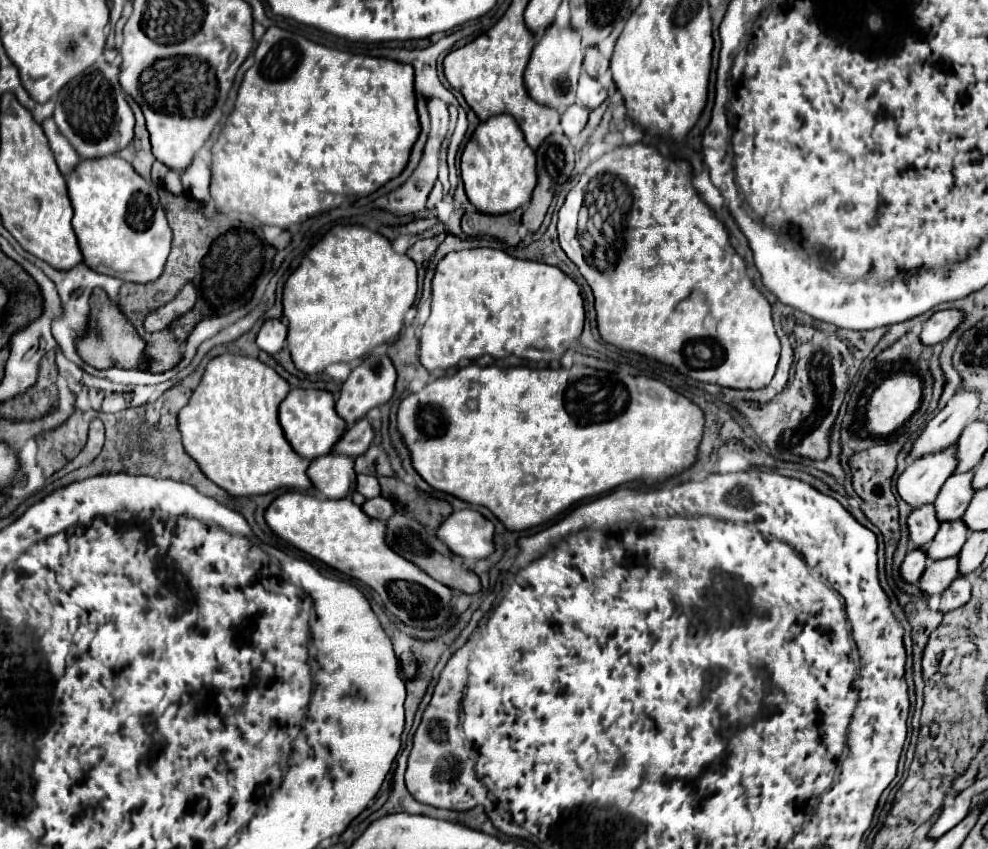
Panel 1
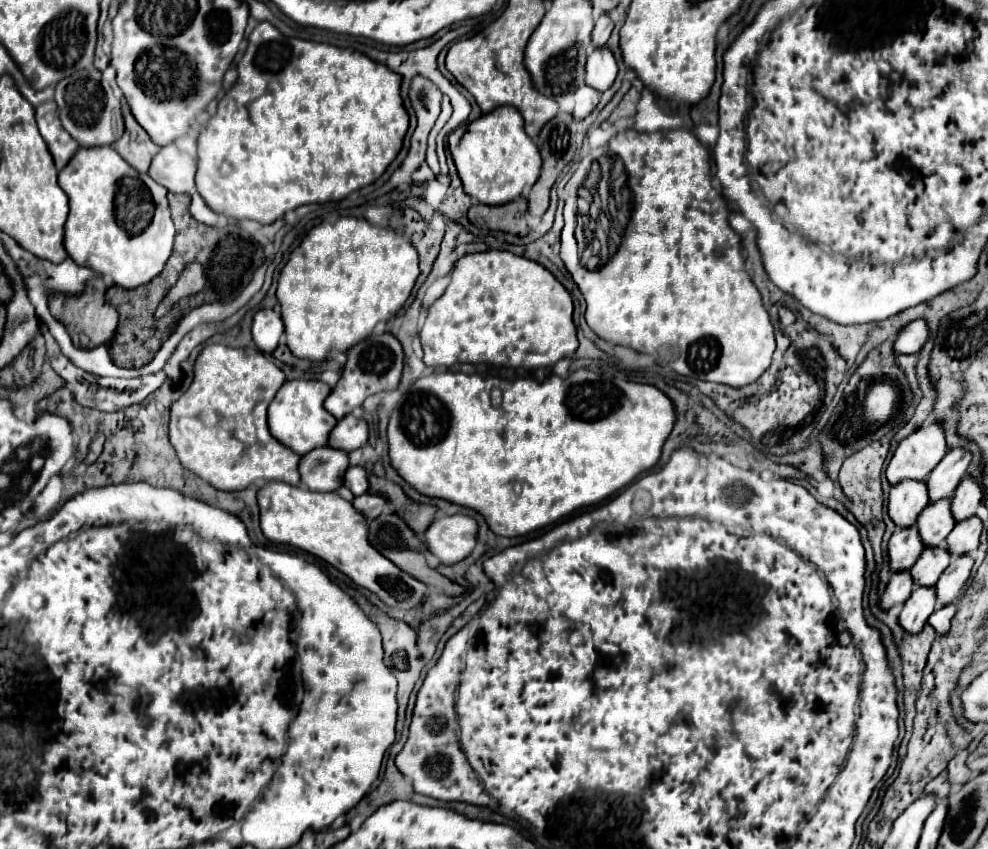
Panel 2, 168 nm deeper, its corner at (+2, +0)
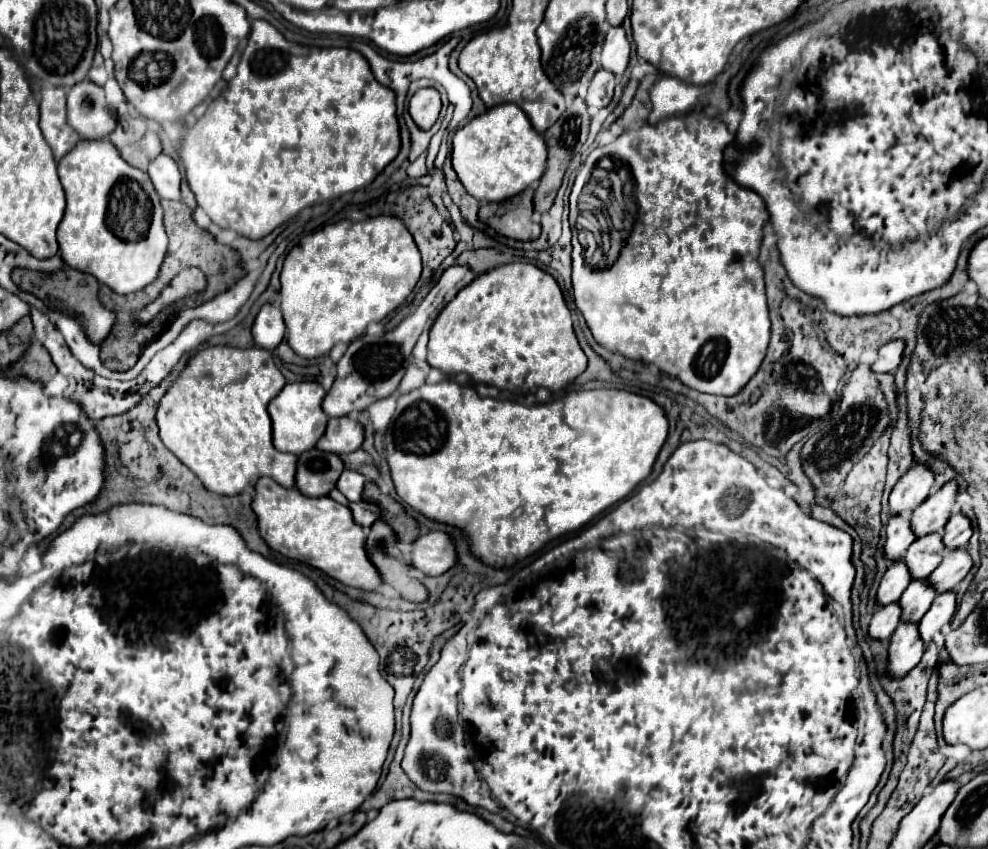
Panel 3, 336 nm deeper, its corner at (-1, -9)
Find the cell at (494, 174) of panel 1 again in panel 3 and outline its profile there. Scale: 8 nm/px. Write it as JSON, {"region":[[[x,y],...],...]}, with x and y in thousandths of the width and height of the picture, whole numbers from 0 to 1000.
{"region":[[[519,121],[497,126],[459,159],[459,199],[465,213],[485,237],[509,237],[537,220],[552,201],[554,171],[531,131]]]}

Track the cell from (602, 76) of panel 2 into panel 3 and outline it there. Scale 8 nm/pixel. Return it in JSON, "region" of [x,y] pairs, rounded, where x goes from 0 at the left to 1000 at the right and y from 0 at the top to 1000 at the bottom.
{"region":[[[631,29],[618,32],[608,62],[608,79],[620,84],[622,88],[629,88],[637,74],[637,62],[639,62],[639,53],[635,48]]]}

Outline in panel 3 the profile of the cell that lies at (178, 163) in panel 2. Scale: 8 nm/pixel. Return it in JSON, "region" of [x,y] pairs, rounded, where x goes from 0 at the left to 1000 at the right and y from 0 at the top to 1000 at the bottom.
{"region":[[[161,183],[151,194],[149,204],[163,234],[183,234],[183,201],[173,185]]]}

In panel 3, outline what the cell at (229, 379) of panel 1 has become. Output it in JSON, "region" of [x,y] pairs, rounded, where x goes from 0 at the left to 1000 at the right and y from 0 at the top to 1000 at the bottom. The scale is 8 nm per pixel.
{"region":[[[207,409],[191,420],[187,435],[161,472],[157,489],[161,515],[216,581],[240,583],[268,559],[286,574],[297,574],[301,538],[276,527],[274,494],[270,486],[272,472],[286,456],[288,444],[270,411]]]}

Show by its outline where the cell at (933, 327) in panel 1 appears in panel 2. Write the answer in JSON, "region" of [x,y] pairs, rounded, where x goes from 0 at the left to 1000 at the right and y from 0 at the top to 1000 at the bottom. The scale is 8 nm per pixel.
{"region":[[[925,377],[911,389],[909,400],[905,403],[907,417],[927,417],[941,398],[941,386],[937,377]]]}

